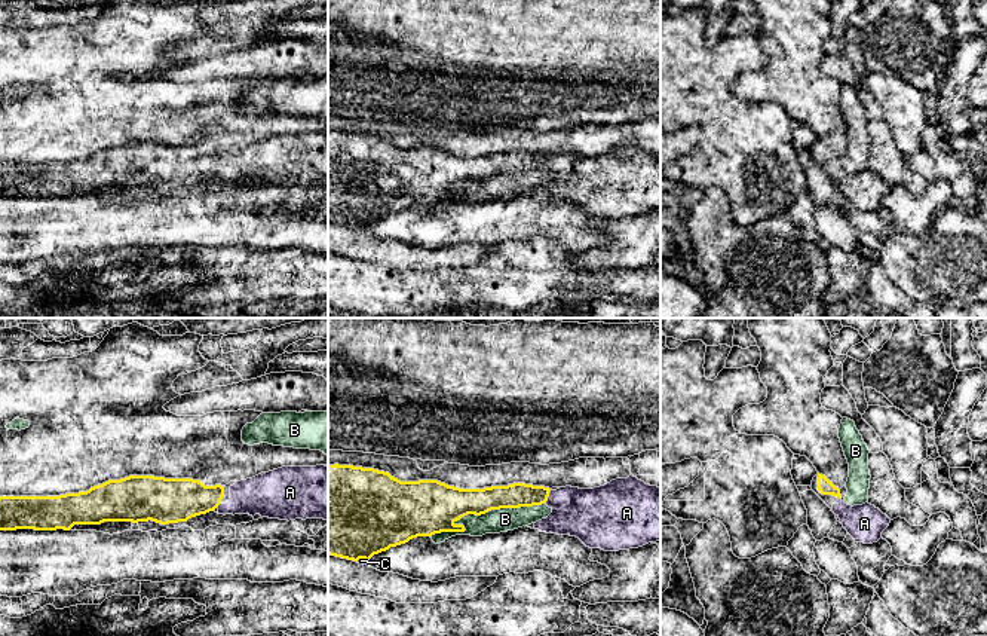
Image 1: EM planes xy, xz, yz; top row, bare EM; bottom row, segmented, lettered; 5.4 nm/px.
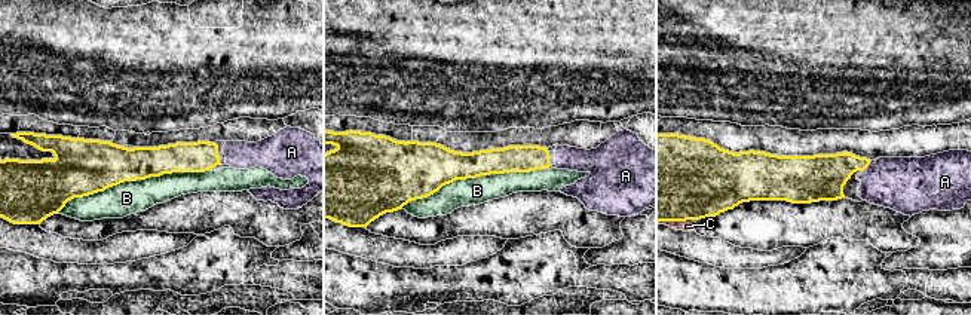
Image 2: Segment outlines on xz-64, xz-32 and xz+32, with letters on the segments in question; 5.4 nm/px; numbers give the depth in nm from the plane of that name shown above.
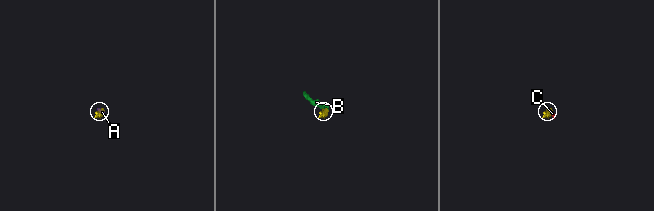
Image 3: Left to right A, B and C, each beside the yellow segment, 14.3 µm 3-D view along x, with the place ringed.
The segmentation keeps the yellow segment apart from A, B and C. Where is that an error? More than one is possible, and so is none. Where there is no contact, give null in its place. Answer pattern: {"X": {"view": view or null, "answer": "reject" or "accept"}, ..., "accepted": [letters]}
{"A": {"view": "xz", "answer": "accept"}, "B": {"view": "xz", "answer": "reject"}, "C": {"view": "xz", "answer": "reject"}, "accepted": ["A"]}

